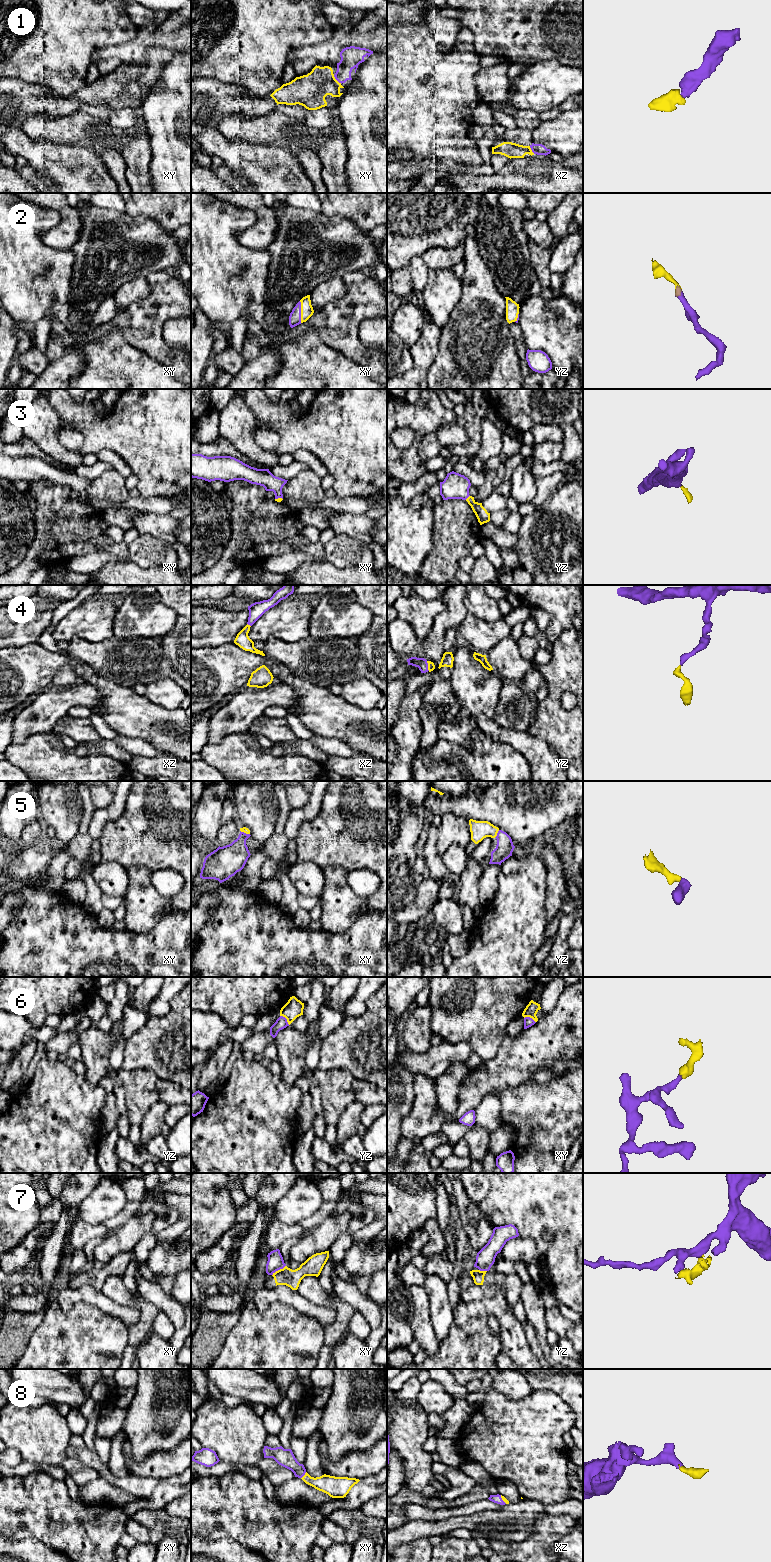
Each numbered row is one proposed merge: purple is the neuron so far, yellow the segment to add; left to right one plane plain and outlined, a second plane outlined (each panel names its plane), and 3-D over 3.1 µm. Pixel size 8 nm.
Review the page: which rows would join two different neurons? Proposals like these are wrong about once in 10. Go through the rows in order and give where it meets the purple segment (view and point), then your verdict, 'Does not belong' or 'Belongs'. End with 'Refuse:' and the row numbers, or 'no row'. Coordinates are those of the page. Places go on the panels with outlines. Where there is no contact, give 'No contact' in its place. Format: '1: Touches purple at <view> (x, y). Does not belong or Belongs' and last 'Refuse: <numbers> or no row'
1: Touches purple at xy (337, 80). Belongs
2: Touches purple at xy (300, 312). Belongs
3: Touches purple at yz (467, 497). Belongs
4: Touches purple at yz (427, 666). Belongs
5: Touches purple at yz (497, 833). Belongs
6: Touches purple at yz (286, 1019). Belongs
7: Touches purple at xy (278, 1269). Does not belong
8: Touches purple at xy (304, 1474). Belongs
Refuse: 7

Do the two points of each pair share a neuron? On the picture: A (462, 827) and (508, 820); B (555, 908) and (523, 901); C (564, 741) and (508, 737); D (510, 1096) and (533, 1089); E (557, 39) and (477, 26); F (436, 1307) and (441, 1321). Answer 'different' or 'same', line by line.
A: different
B: different
C: different
D: same
E: same
F: same

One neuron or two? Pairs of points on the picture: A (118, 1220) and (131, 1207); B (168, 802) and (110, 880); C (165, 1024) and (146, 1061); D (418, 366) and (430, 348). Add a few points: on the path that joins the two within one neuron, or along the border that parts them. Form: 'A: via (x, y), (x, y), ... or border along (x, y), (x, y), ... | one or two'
A: via (121, 1217), (128, 1210) | one
B: border along (101, 860), (119, 863), (124, 868), (127, 888) | two
C: via (161, 1033), (146, 1052) | one
D: via (421, 362), (426, 352) | one

